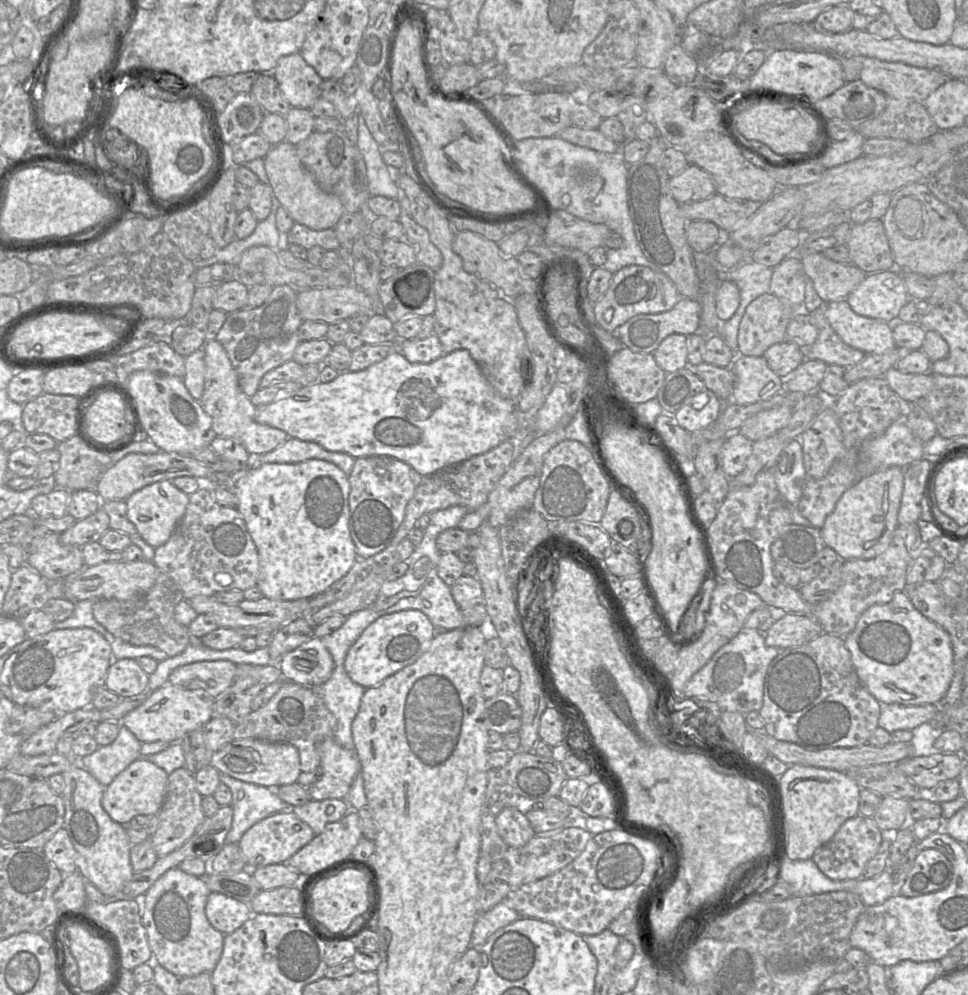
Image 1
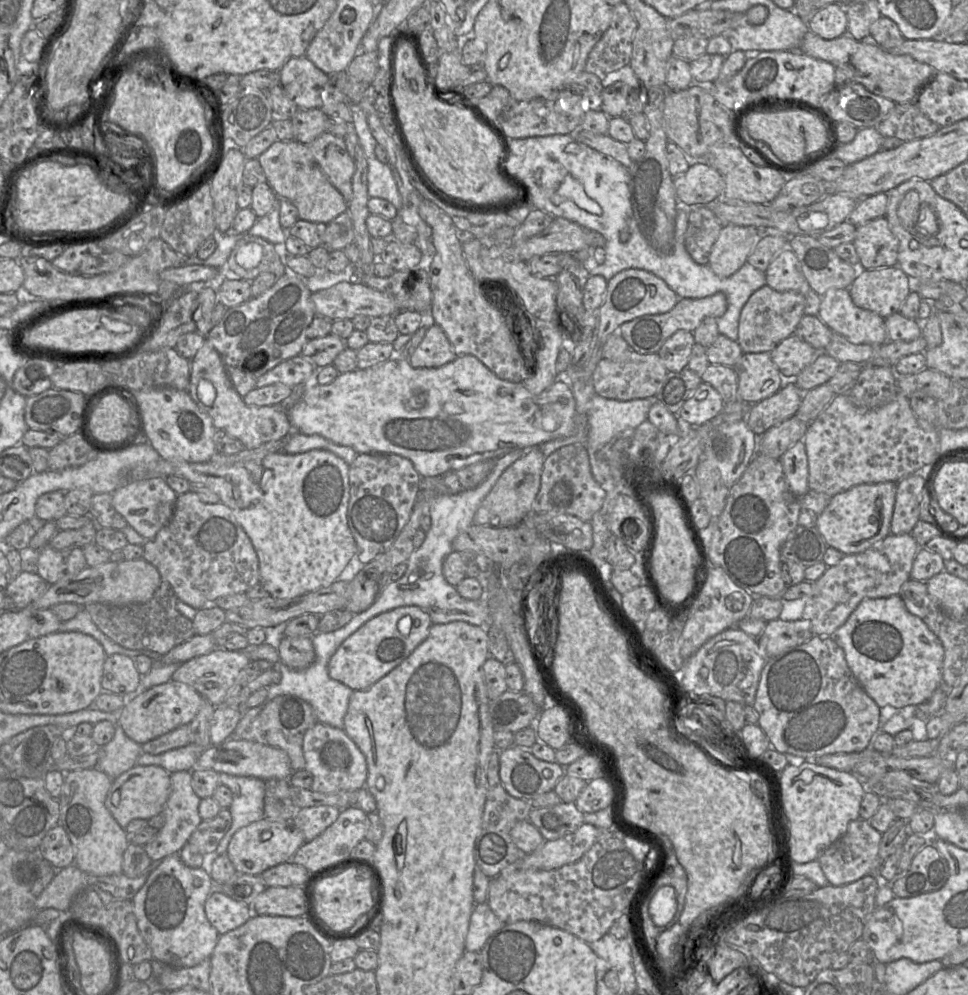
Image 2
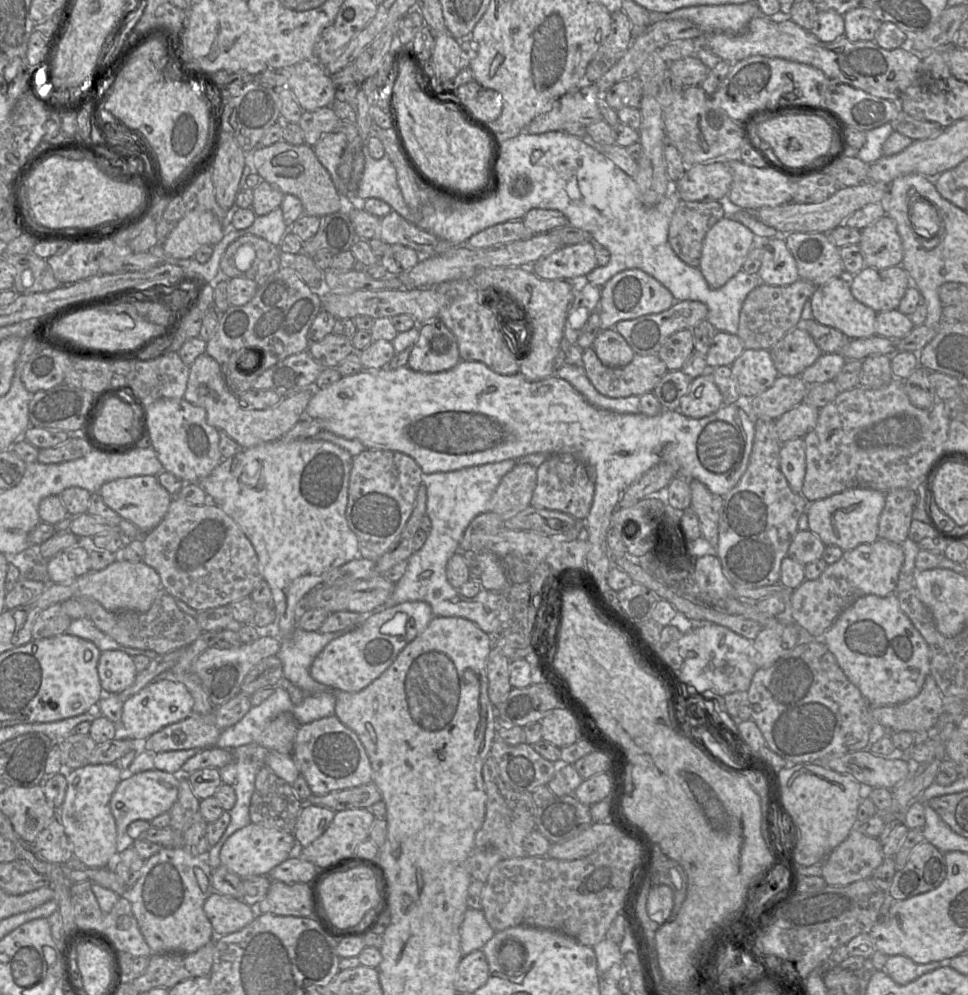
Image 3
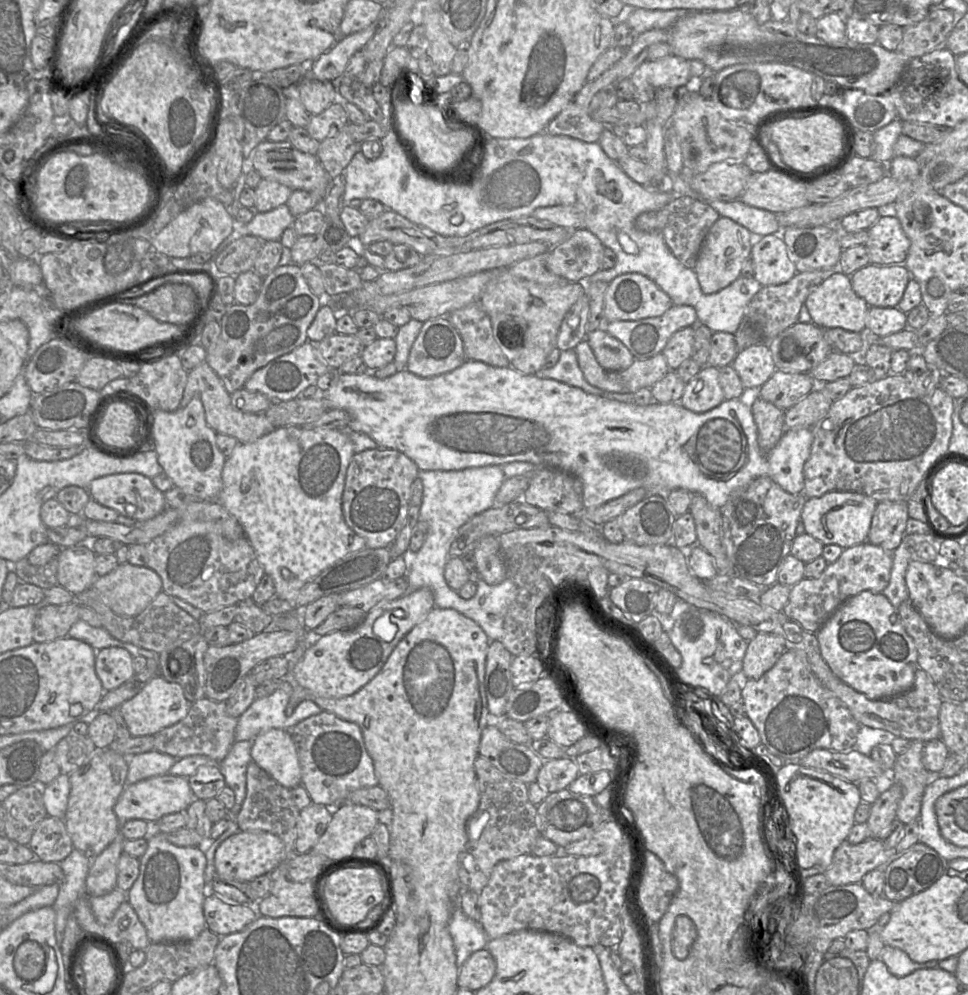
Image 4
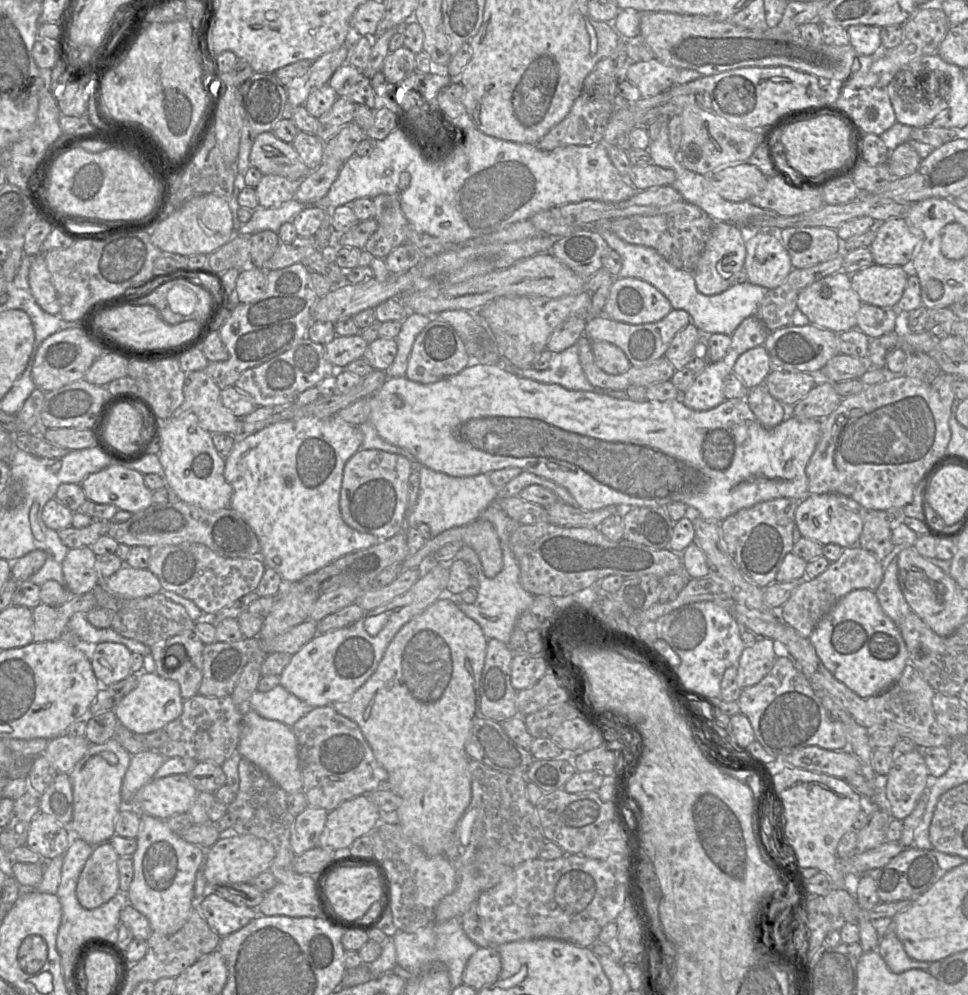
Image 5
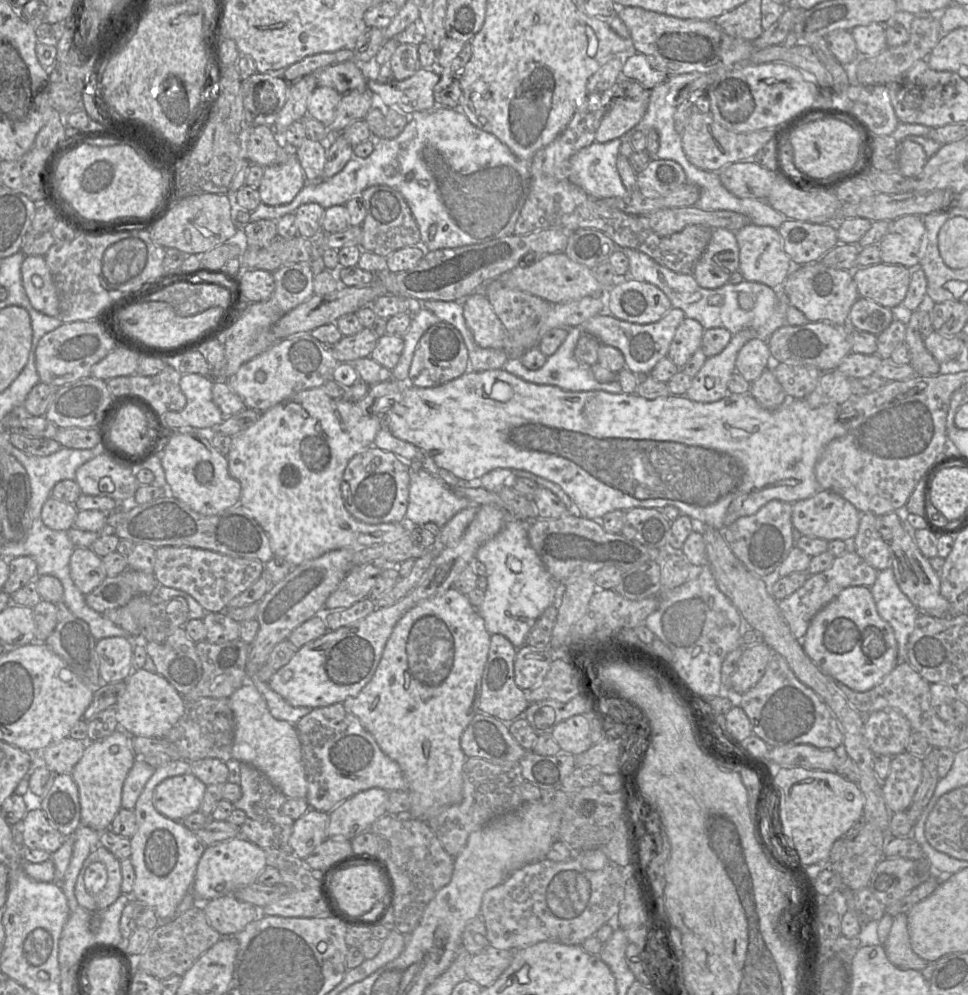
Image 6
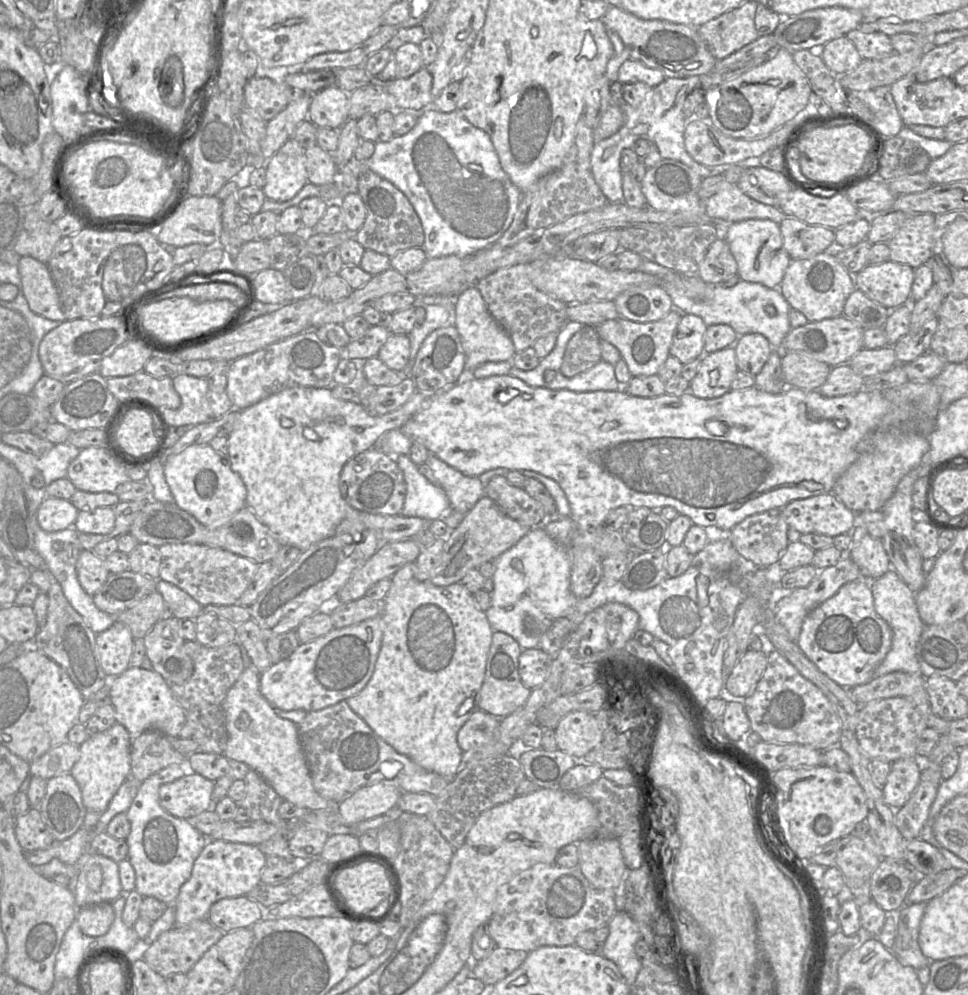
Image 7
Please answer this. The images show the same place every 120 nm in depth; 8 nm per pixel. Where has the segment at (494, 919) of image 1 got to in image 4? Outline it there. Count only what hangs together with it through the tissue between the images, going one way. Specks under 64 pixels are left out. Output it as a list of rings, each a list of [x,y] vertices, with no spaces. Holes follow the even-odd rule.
[[[455,907],[452,912],[449,933],[454,943],[459,970],[471,954],[486,948],[490,940],[481,925],[466,916],[459,907]]]

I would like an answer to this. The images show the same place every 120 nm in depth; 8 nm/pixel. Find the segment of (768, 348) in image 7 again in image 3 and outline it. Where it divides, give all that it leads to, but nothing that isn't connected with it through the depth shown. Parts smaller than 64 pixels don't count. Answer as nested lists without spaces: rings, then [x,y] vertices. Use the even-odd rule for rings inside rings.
[[[745,349],[731,370],[739,393],[748,398],[766,391],[779,376],[768,350]]]

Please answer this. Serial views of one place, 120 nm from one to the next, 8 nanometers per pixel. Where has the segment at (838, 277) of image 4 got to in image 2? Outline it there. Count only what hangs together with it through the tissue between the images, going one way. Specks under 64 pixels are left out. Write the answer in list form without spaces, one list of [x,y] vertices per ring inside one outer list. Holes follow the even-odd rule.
[[[830,289],[821,299],[819,318],[853,344],[881,346],[888,340],[885,319],[854,304],[849,289]]]

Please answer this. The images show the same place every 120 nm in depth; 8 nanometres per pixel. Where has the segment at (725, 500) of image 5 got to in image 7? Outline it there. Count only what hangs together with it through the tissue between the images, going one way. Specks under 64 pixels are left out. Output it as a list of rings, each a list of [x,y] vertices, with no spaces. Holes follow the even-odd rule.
[[[510,374],[481,379],[464,377],[453,386],[435,394],[431,402],[414,414],[400,430],[412,441],[423,444],[430,454],[434,454],[466,476],[479,477],[486,471],[505,468],[509,471],[531,470],[553,479],[564,491],[571,509],[570,518],[580,532],[603,526],[608,514],[621,506],[629,509],[671,506],[680,515],[688,516],[695,525],[703,528],[715,526],[730,531],[754,514],[782,509],[794,500],[832,492],[838,478],[861,454],[862,442],[870,436],[888,413],[890,402],[884,397],[883,392],[862,389],[855,394],[825,397],[819,391],[804,391],[797,388],[787,388],[780,394],[770,394],[753,386],[748,389],[730,390],[723,396],[712,399],[698,398],[690,391],[680,396],[665,393],[658,397],[636,397],[623,388],[617,391],[574,392],[532,387]]]

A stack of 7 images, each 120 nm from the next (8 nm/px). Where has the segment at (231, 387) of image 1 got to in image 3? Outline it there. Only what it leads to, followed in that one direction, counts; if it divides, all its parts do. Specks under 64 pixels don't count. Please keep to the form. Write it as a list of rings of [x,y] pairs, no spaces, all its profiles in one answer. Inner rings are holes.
[[[203,353],[190,366],[189,378],[183,399],[202,407],[207,413],[207,423],[218,431],[225,432],[243,449],[248,449],[266,442],[276,441],[285,435],[295,424],[305,417],[305,410],[312,397],[312,385],[300,392],[285,397],[282,401],[265,410],[245,410],[238,404],[237,396],[226,385],[218,362]]]

